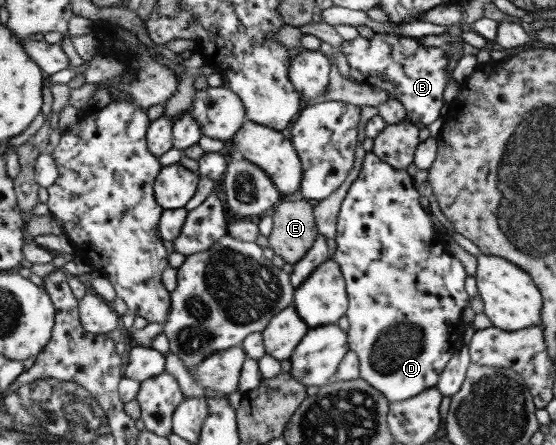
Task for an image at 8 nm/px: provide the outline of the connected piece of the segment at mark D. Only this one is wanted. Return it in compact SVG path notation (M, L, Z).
M373 151L366 153L359 176L352 182L349 193L341 207L337 236L335 237L337 249L332 256L332 259L340 264L347 283L350 299L349 314L347 315L350 320L350 330L347 332L349 347L351 351L359 355L361 378L373 384L391 402L404 401L420 395L423 391L436 387L437 383L441 381L441 375L444 373L445 367L449 365L449 361L454 357L454 353L464 348L464 339L462 337L464 337L466 329L470 327L470 324L462 321L462 313L470 305L471 300L470 295L464 289L468 273L466 273L462 261L456 259L446 249L448 247L446 239L434 227L432 213L422 207L420 195L421 192L418 185L407 170L399 170L393 165L386 163L385 160L380 159Z

